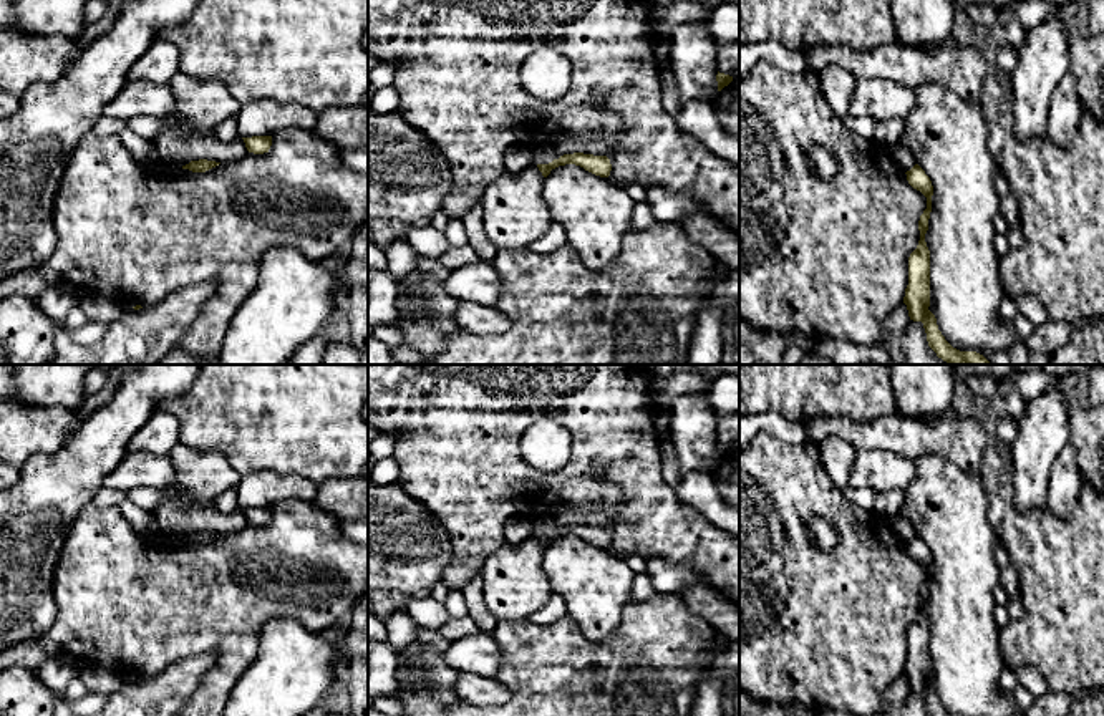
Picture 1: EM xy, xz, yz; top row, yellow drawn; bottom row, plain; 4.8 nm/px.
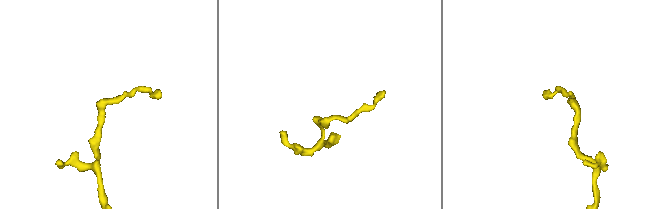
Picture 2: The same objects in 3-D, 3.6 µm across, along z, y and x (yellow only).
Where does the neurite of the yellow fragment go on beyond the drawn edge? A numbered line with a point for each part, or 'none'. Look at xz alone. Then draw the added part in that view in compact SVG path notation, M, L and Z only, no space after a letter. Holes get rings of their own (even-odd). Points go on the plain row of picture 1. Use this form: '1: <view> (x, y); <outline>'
none

